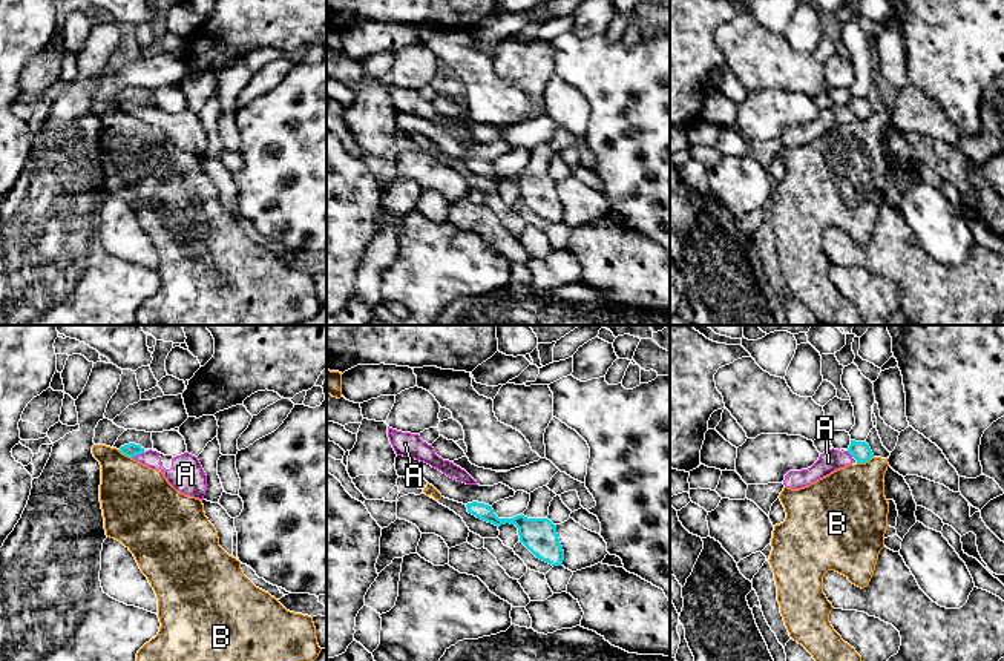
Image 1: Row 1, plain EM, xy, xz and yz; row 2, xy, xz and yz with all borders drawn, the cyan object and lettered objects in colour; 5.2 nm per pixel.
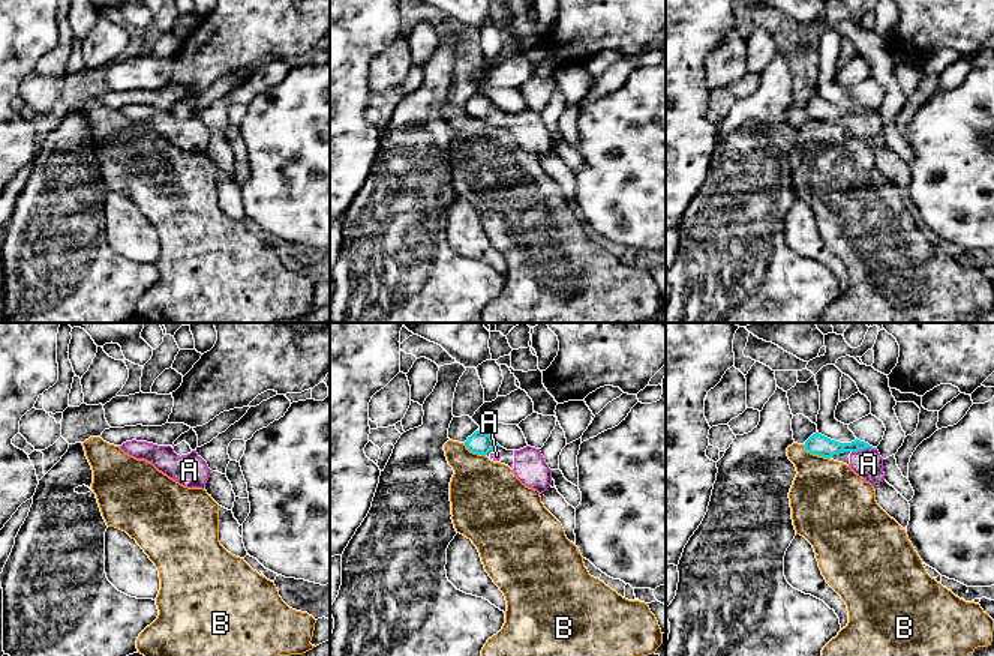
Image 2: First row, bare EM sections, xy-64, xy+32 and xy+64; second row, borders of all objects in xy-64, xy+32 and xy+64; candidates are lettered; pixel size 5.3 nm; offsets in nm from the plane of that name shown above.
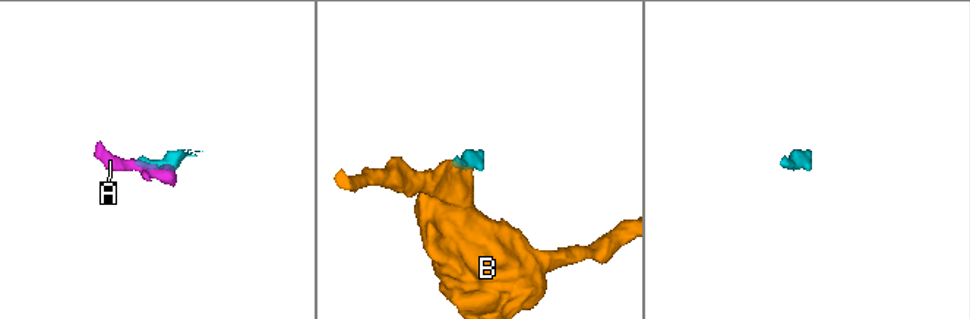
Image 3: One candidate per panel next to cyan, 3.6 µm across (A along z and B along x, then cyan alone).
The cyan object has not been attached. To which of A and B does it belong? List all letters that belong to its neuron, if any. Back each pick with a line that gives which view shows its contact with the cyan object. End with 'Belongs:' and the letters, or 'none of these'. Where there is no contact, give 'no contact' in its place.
A: contact in xy
Belongs: A

